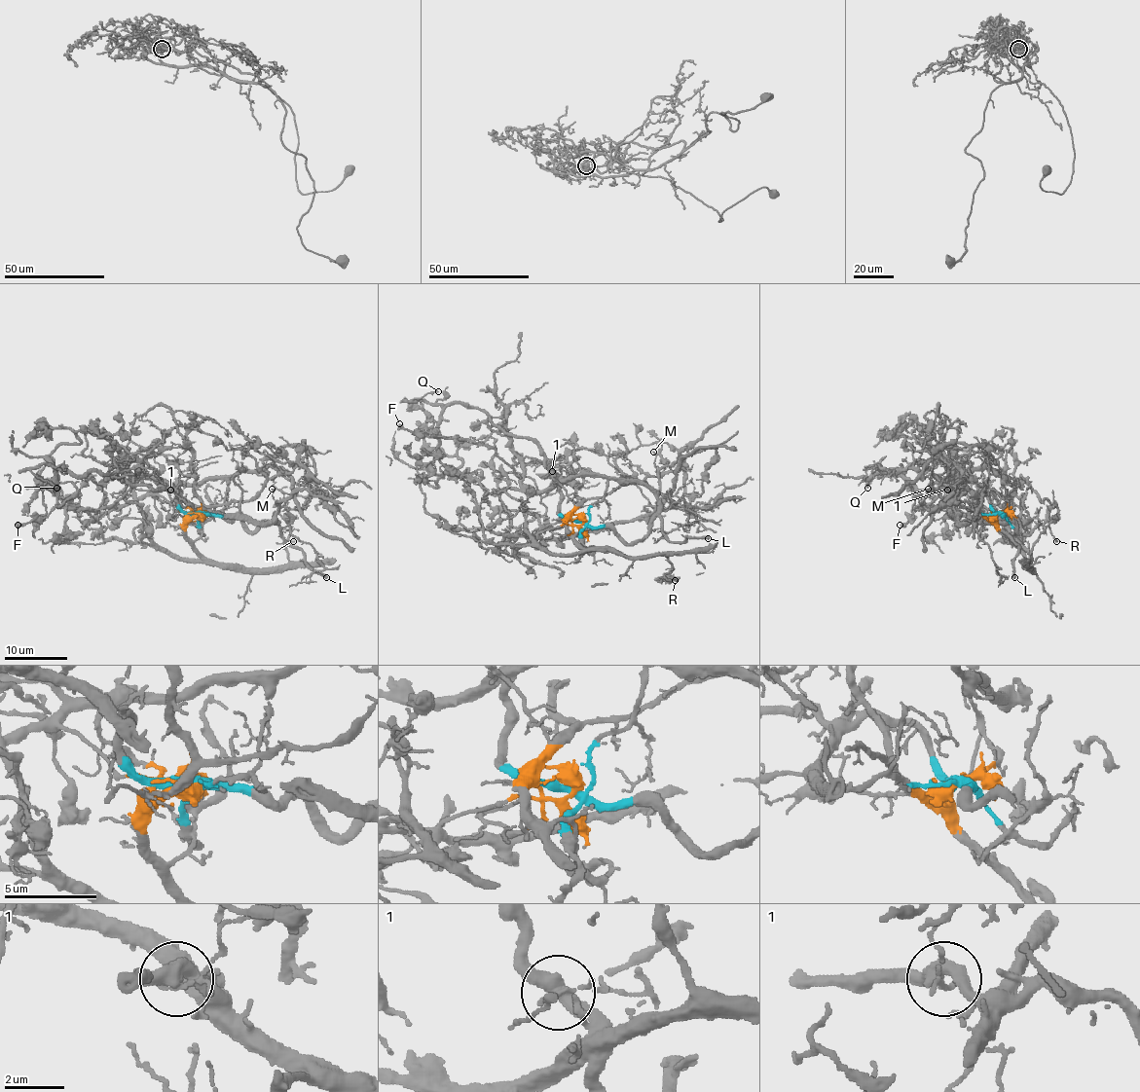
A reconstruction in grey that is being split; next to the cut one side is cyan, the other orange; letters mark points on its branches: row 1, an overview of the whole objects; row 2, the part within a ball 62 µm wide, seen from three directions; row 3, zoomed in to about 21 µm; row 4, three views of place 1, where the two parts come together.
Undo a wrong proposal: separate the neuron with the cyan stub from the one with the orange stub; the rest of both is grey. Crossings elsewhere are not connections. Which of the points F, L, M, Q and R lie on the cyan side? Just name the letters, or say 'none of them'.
F, L, M, Q

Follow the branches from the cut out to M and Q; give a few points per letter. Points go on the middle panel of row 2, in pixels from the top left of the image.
M: (580, 520), (590, 518), (588, 509), (603, 497), (612, 479), (626, 479), (656, 491), (659, 485), (653, 452)
Q: (580, 520), (566, 520), (560, 514), (560, 479), (530, 439), (503, 433), (476, 408), (415, 401), (438, 392)

